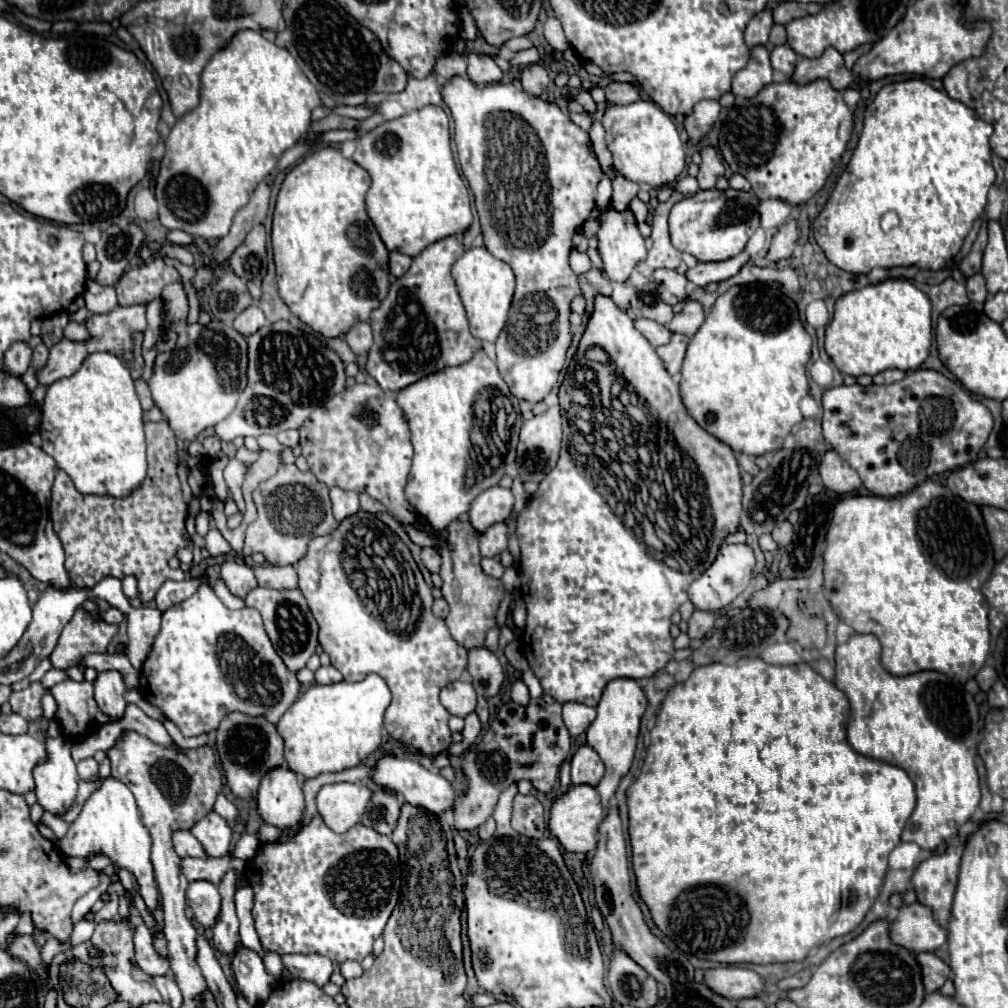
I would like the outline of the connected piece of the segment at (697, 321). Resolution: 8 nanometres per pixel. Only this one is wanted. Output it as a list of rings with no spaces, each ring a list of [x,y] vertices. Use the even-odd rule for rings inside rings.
[[[688,300],[686,306],[682,308],[682,312],[678,312],[674,316],[674,320],[668,324],[668,330],[672,334],[684,334],[684,336],[694,336],[696,330],[702,326],[704,322],[704,310],[700,306],[700,302],[696,300]]]

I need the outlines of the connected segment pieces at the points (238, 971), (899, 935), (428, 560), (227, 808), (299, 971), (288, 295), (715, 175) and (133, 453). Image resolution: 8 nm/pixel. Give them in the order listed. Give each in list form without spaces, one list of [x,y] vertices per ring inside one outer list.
[[[238,946],[232,956],[232,970],[236,976],[238,992],[252,1004],[260,1006],[272,994],[276,978],[266,972],[262,958],[244,946]]]
[[[914,902],[902,906],[898,918],[892,922],[892,942],[918,952],[934,952],[946,944],[948,930],[934,920],[932,908]]]
[[[422,548],[422,562],[424,566],[430,570],[430,572],[438,572],[440,570],[440,564],[442,564],[442,558],[440,558],[440,552],[436,548]]]
[[[218,794],[216,802],[214,802],[214,812],[218,812],[222,818],[226,818],[230,826],[234,826],[234,824],[236,824],[238,810],[236,810],[236,806],[234,806],[234,804],[224,796],[224,794]]]
[[[282,954],[282,964],[290,970],[292,978],[316,982],[320,988],[332,974],[332,962],[322,954]]]
[[[326,146],[306,156],[294,170],[286,174],[276,200],[272,248],[278,294],[300,322],[308,324],[324,338],[344,336],[356,322],[368,322],[370,312],[380,306],[384,294],[388,294],[388,250],[366,214],[364,198],[368,188],[368,172],[354,160],[344,158],[338,148]]]
[[[704,146],[700,154],[702,154],[702,164],[696,180],[700,184],[700,190],[710,190],[716,186],[716,180],[724,174],[724,162],[714,146]]]
[[[94,352],[70,378],[46,390],[40,422],[42,450],[50,454],[82,494],[128,496],[146,478],[142,406],[130,368],[110,352]]]

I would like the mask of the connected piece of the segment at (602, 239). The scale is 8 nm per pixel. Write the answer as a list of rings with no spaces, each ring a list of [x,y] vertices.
[[[608,204],[606,208],[600,210],[600,228],[598,228],[598,254],[604,262],[604,272],[608,274],[610,280],[616,282],[624,282],[630,272],[634,270],[634,266],[638,262],[642,262],[646,258],[646,246],[644,246],[644,238],[638,230],[638,222],[636,216],[630,208],[618,212],[612,204]]]

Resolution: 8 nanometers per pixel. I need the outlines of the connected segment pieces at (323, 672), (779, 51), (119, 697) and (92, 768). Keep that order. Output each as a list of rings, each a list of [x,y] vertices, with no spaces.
[[[320,666],[314,676],[316,676],[318,684],[334,684],[334,682],[342,680],[342,674],[334,666]]]
[[[782,44],[782,46],[776,46],[772,52],[770,52],[770,60],[772,60],[772,68],[782,72],[784,76],[790,76],[796,68],[796,62],[798,62],[798,54],[788,46],[788,44]]]
[[[100,672],[96,682],[94,682],[94,698],[100,706],[100,710],[104,710],[104,714],[112,714],[112,718],[120,720],[124,718],[124,692],[126,686],[122,682],[122,676],[118,672]]]
[[[94,758],[80,760],[78,762],[78,774],[80,774],[80,780],[84,780],[84,782],[96,782],[96,780],[100,780],[98,762]]]

